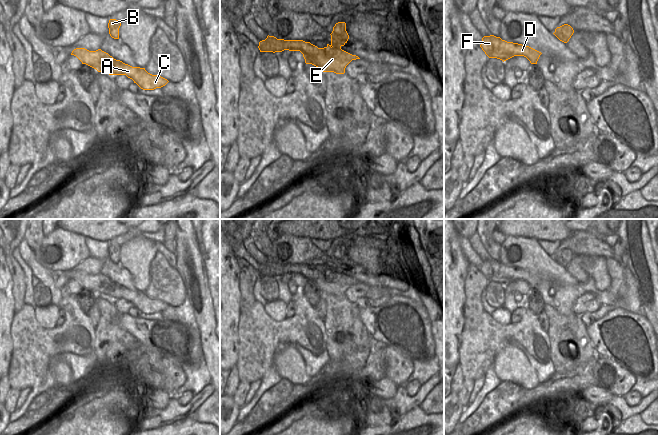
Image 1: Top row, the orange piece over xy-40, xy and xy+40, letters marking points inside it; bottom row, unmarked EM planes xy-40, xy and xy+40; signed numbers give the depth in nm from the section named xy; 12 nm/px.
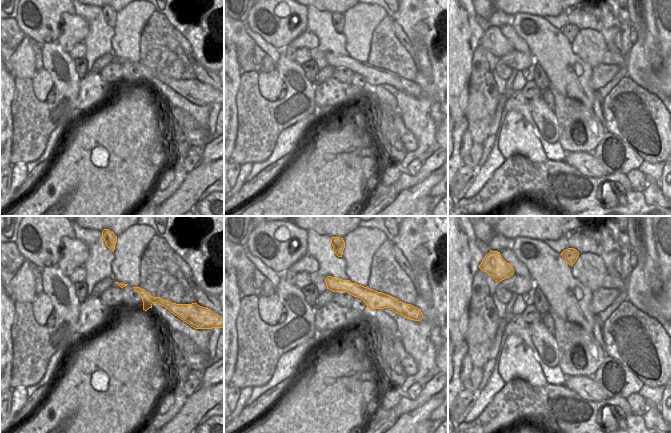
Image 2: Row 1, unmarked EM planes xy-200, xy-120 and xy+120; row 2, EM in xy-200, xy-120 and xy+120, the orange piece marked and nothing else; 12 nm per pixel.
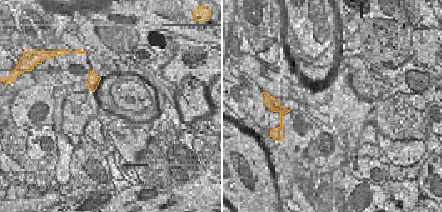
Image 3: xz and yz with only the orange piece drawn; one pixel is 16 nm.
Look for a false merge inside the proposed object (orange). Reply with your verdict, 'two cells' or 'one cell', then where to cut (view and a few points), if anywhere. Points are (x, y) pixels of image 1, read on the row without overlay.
two cells; cut in xy along (330, 269), (340, 272)

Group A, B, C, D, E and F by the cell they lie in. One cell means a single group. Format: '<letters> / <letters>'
A C D E F / B

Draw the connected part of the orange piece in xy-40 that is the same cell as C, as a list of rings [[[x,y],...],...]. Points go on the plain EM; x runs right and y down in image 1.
[[[76,272],[71,279],[76,280],[82,288],[86,288],[98,296],[104,296],[109,299],[126,299],[143,314],[161,312],[169,306],[161,300],[148,297],[145,292],[132,291],[120,284],[116,284],[101,273],[89,275],[85,272]]]

